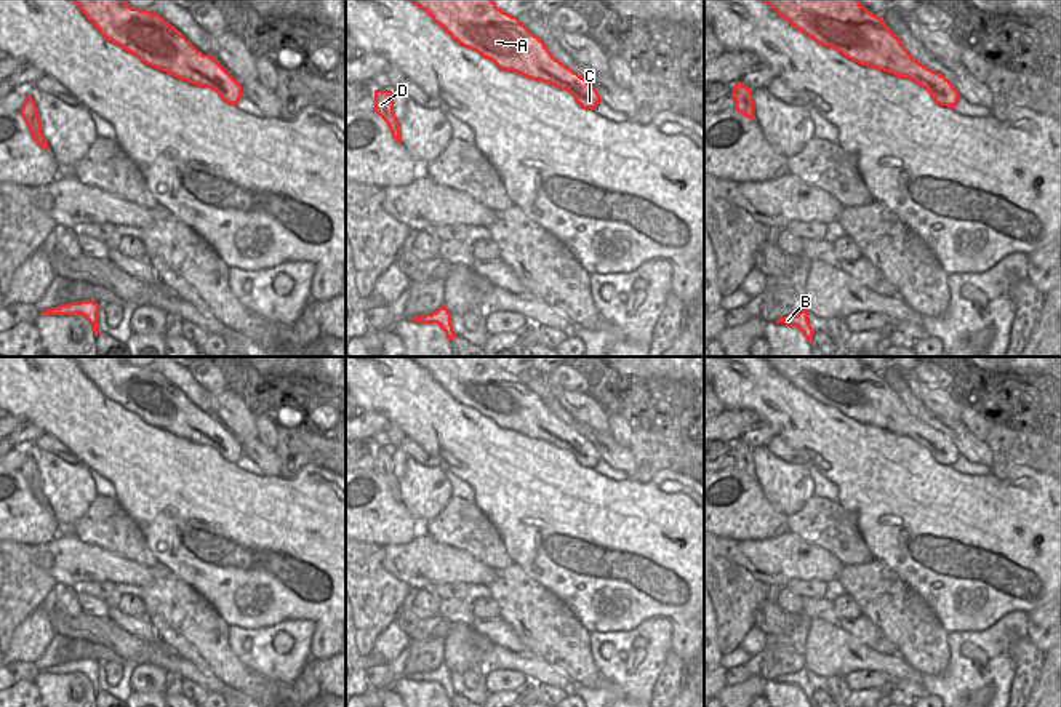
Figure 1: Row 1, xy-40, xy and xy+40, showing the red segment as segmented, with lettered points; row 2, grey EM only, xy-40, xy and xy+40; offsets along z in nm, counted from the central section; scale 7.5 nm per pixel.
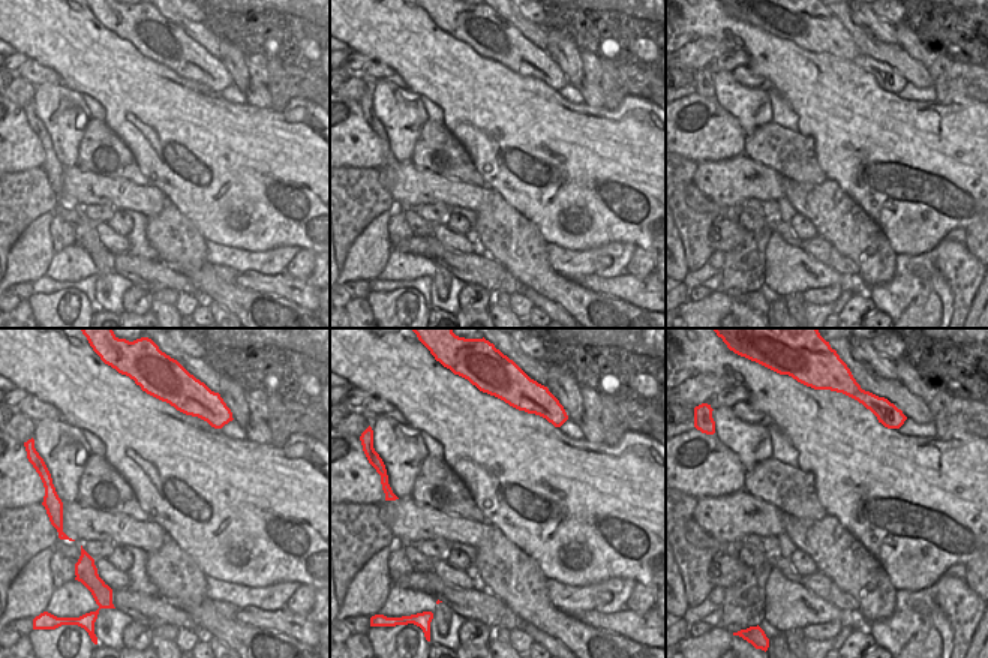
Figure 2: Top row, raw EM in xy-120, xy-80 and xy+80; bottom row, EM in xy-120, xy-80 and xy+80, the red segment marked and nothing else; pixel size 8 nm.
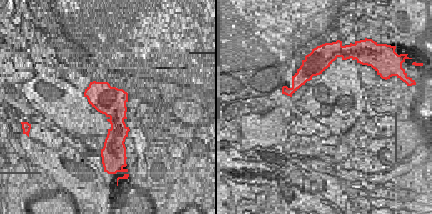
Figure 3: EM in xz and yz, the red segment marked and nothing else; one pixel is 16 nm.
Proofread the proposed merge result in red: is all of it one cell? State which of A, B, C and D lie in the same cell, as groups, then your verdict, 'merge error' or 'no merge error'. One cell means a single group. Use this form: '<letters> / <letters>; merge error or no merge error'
A B C D; no merge error

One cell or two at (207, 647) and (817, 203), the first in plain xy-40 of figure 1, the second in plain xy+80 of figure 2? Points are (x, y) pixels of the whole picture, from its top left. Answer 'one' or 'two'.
one

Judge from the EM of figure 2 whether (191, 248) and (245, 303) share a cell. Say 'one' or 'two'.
one

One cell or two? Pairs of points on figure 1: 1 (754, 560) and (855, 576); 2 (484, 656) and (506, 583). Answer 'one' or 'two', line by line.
1: two
2: two

